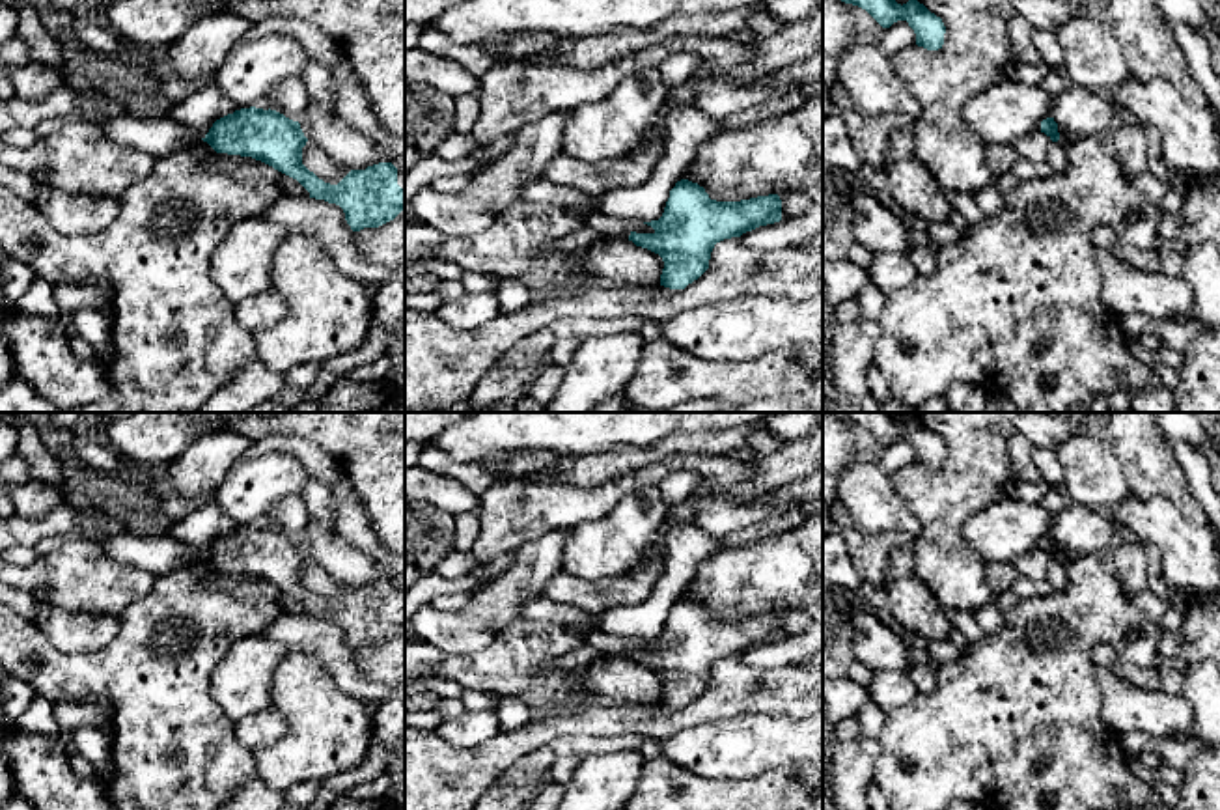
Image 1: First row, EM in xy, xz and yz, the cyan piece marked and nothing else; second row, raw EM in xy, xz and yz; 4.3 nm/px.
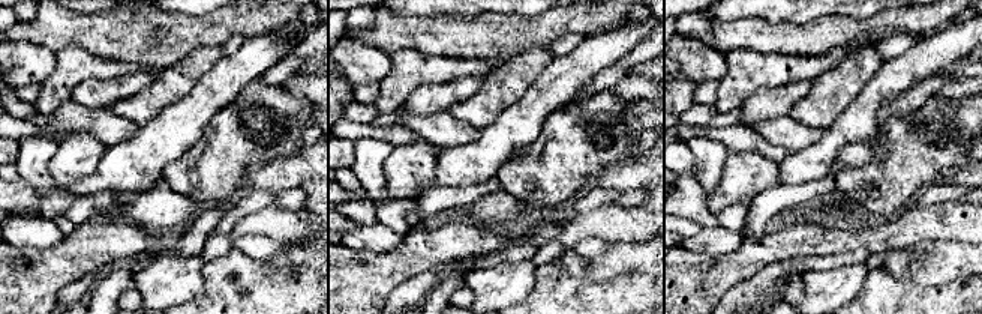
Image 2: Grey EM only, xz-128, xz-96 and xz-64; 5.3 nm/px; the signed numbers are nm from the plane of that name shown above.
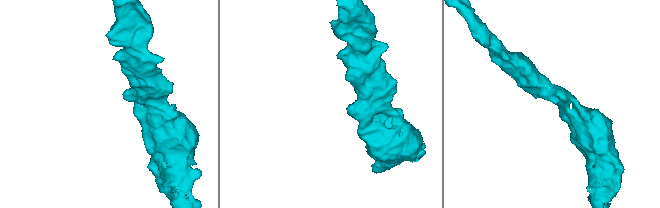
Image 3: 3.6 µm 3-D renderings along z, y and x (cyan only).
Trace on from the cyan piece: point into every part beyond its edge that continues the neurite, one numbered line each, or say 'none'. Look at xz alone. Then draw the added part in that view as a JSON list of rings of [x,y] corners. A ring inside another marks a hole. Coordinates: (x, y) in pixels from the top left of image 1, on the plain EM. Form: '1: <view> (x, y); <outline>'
none

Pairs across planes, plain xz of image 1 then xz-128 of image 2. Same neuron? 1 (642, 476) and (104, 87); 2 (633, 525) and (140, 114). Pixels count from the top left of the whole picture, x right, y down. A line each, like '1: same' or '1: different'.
1: different
2: same

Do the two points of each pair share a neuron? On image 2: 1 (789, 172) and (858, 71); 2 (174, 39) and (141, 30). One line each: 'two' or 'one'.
1: two
2: one

